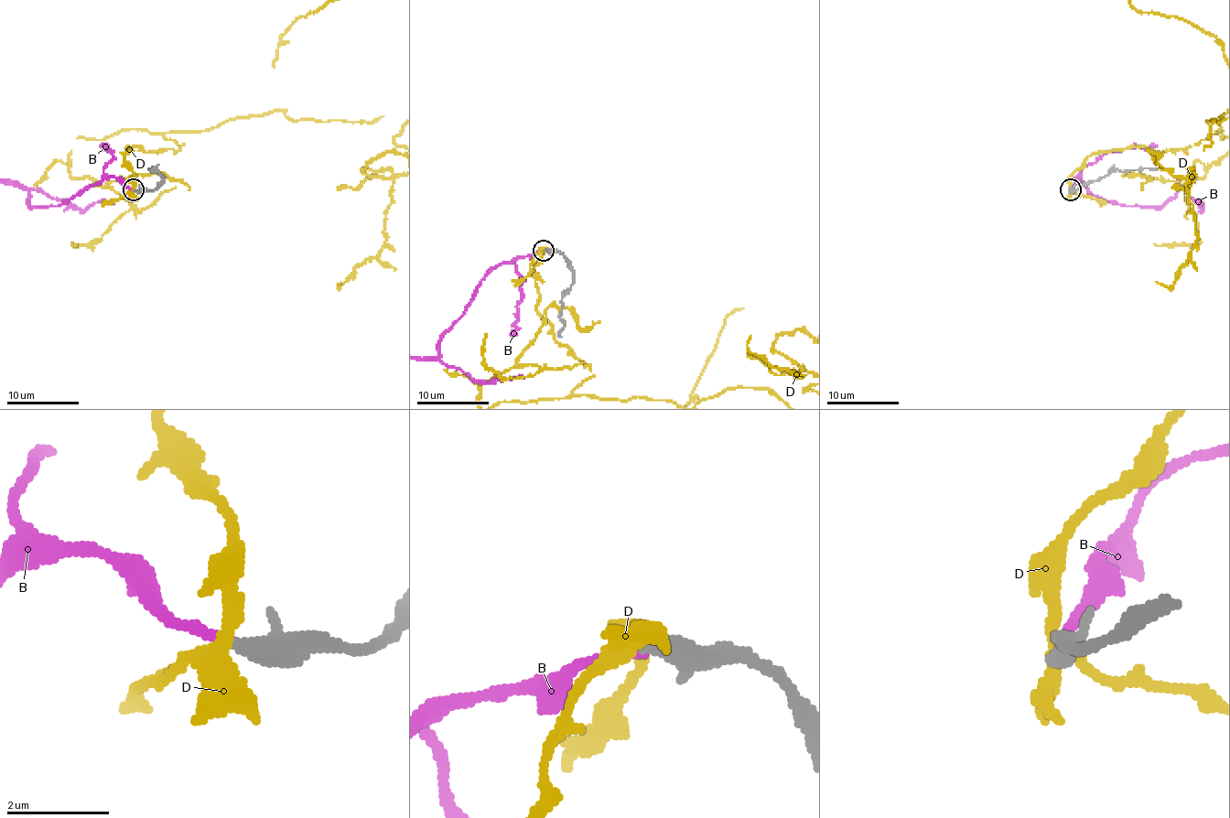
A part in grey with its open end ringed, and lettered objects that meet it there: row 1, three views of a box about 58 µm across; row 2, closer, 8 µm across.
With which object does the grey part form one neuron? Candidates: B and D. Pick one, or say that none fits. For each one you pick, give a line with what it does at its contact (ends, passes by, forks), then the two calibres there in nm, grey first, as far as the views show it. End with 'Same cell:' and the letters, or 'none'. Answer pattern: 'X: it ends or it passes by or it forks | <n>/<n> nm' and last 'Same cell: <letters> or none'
B: it ends | 280/170 nm
Same cell: B

